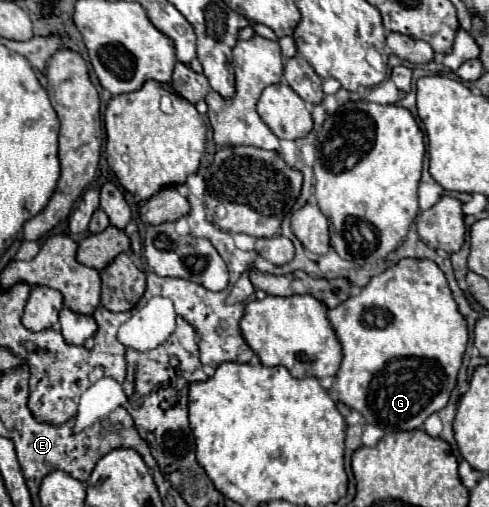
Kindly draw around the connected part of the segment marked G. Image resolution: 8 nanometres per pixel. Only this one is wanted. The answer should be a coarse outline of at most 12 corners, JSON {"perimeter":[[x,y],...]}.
{"perimeter":[[436,262],[330,310],[332,388],[384,432],[448,404],[468,344]]}

